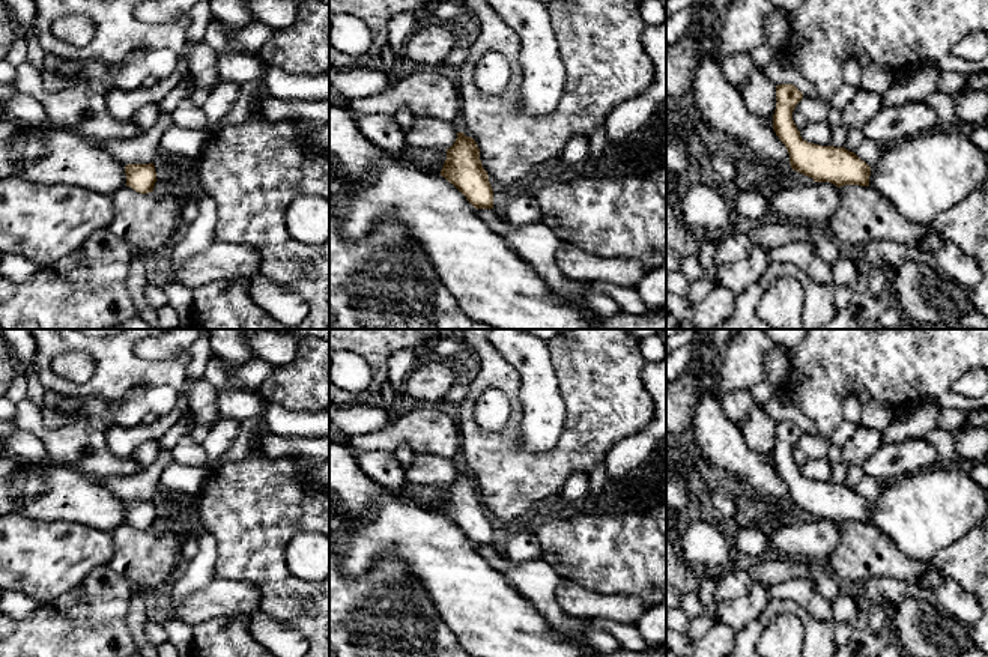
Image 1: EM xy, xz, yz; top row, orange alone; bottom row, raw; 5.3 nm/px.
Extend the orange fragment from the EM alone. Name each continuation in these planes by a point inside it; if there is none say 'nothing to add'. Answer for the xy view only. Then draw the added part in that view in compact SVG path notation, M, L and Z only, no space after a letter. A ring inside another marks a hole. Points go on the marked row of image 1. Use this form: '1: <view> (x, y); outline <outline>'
nothing to add

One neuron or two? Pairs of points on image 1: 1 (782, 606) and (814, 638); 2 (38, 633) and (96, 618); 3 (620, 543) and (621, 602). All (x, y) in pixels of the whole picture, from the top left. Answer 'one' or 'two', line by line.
1: one
2: one
3: two

